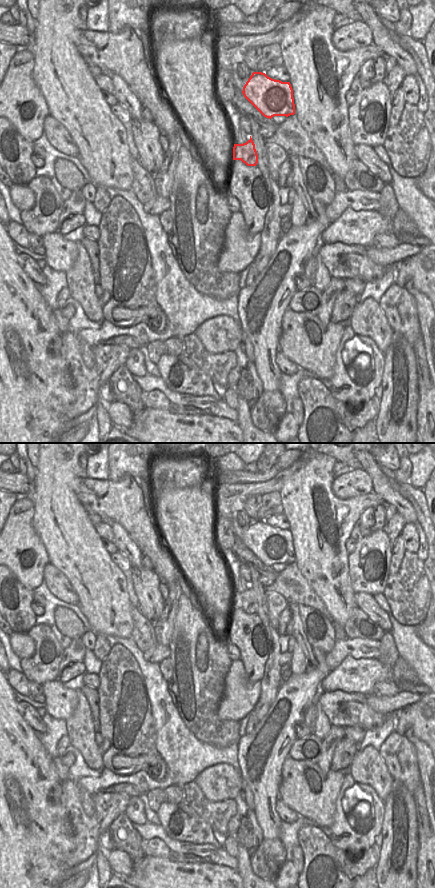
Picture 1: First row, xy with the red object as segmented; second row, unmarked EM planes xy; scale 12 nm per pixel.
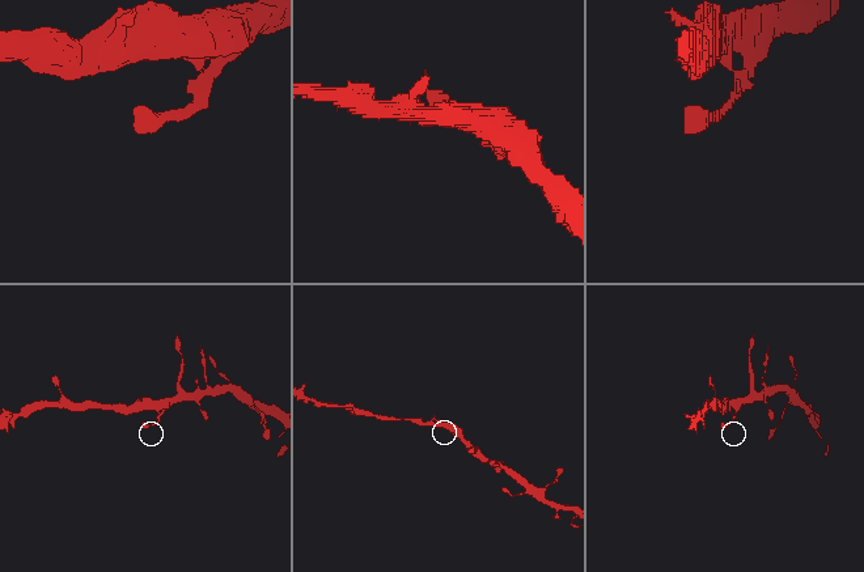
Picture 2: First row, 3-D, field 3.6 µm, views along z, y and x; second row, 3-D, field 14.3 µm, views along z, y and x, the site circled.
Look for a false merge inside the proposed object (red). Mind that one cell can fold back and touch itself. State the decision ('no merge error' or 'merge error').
no merge error

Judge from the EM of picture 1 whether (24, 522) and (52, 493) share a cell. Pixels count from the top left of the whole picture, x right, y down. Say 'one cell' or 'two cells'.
two cells

